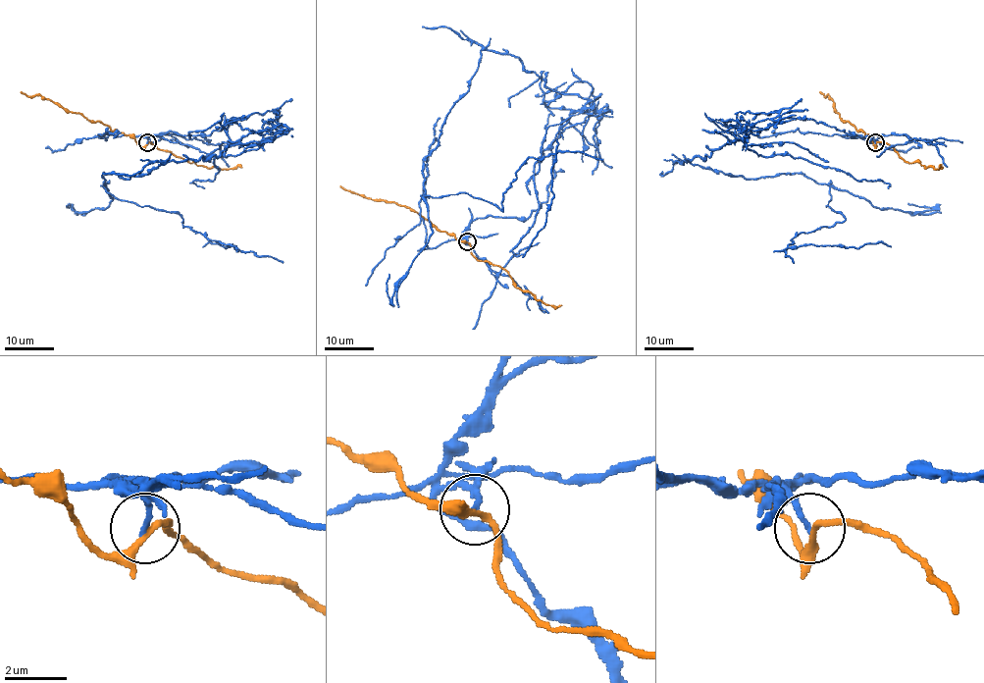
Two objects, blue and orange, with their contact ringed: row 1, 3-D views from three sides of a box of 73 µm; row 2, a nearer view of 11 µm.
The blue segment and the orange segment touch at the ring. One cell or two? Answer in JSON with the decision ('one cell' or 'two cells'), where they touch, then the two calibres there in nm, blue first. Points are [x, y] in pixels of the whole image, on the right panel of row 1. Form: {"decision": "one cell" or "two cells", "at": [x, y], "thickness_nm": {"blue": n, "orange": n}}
{"decision": "two cells", "at": [875, 142], "thickness_nm": {"blue": 160, "orange": 240}}

